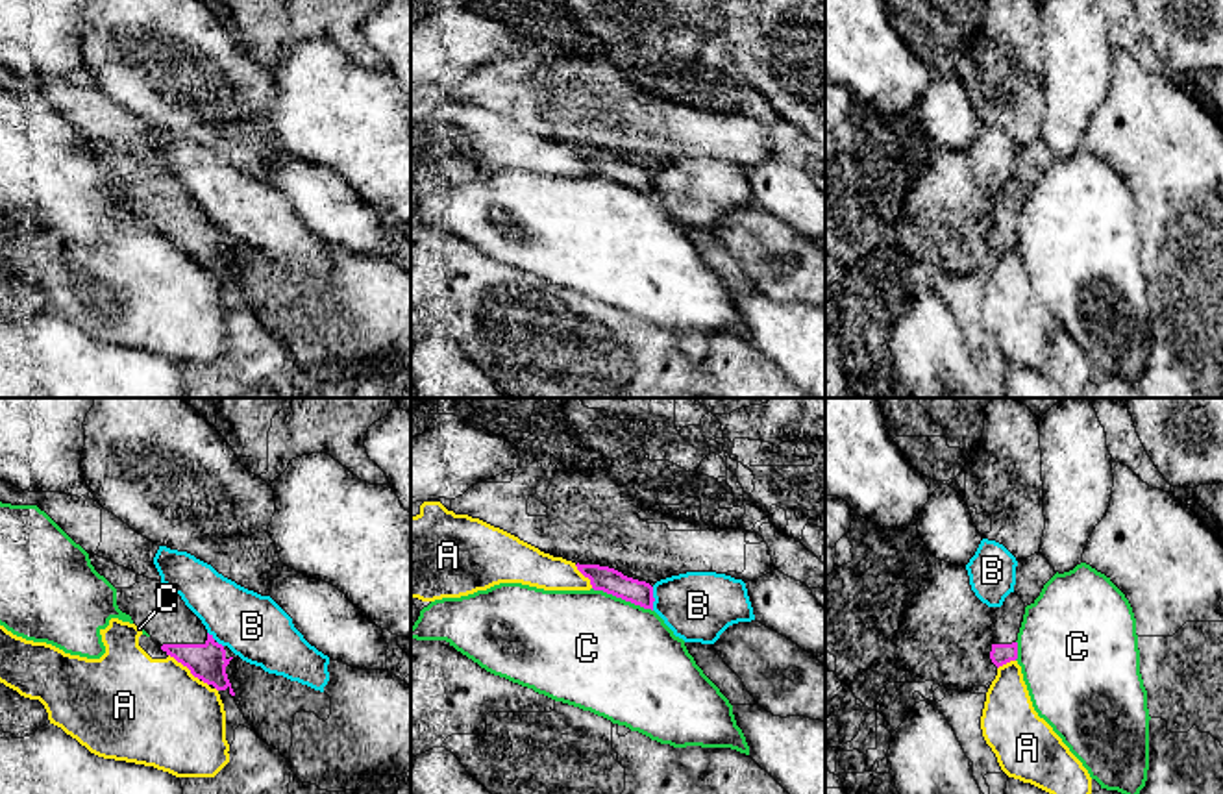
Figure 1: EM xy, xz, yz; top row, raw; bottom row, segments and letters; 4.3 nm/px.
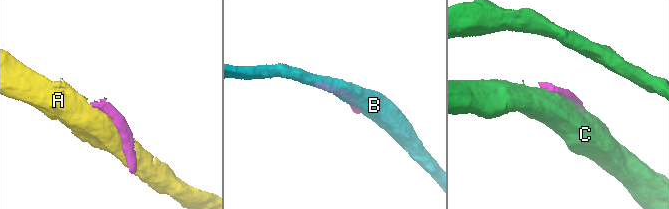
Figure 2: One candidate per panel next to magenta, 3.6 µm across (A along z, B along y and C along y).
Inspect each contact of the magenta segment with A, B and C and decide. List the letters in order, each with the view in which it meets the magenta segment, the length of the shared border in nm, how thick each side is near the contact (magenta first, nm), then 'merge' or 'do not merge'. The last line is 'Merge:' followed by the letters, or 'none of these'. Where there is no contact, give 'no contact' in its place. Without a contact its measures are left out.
A: meets magenta in xy; contact 180 nm long; 160 nm thick on the magenta side, 460 nm on the other; do not merge
B: meets magenta in xz; contact 100 nm long; 110 nm thick on the magenta side, 300 nm on the other; do not merge
C: meets magenta in xz; contact 280 nm long; 110 nm thick on the magenta side, 500 nm on the other; do not merge
Merge: none of these

